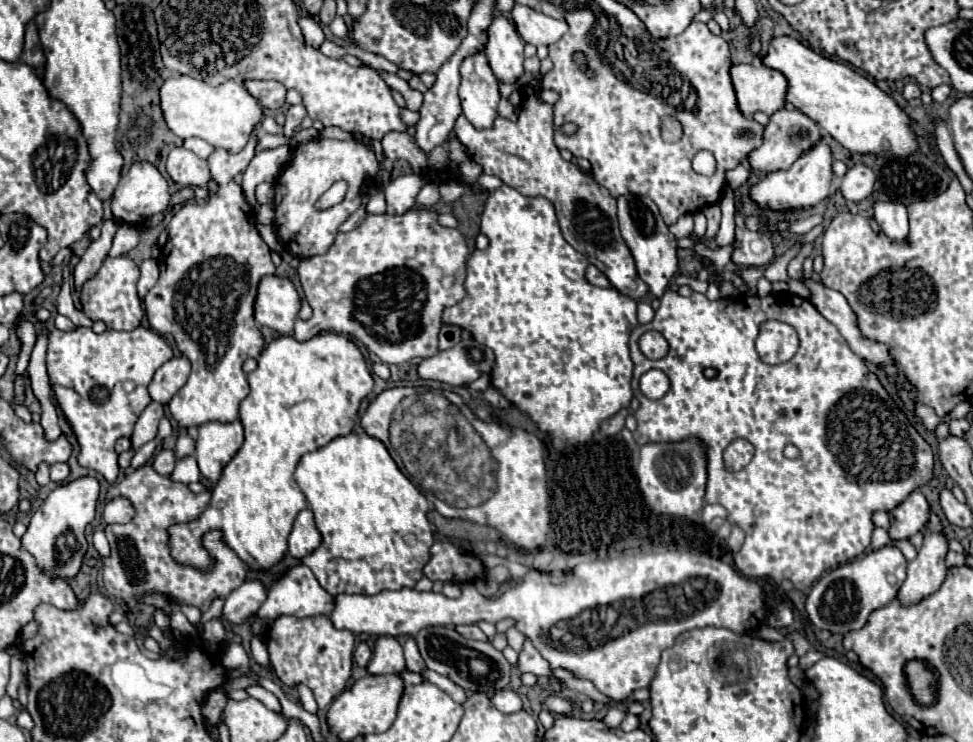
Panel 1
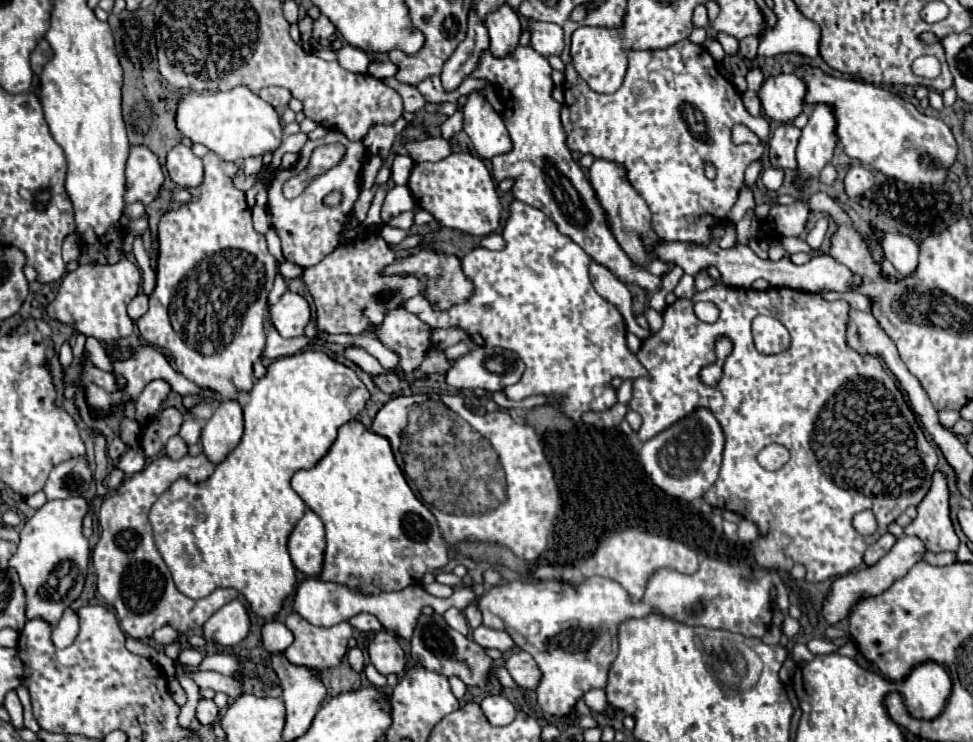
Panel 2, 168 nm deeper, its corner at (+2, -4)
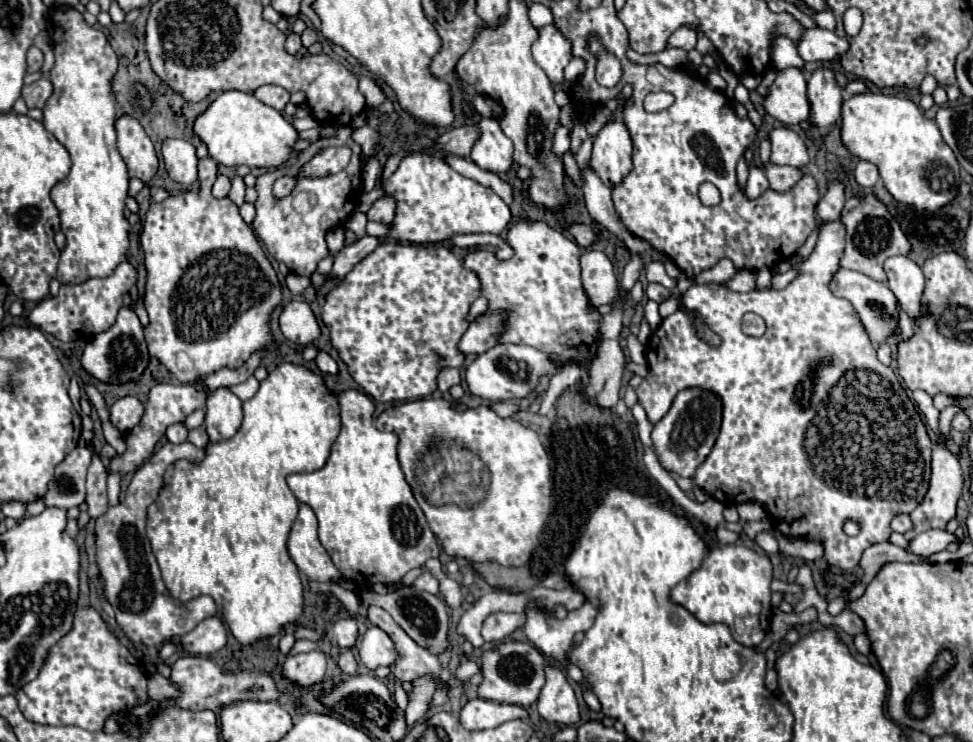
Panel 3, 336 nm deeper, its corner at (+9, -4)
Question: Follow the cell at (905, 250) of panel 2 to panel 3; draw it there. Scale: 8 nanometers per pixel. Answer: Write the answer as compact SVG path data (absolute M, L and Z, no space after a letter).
M894 256L884 262L888 274L888 288L896 294L902 310L908 314L912 324L916 324L922 312L922 292L924 292L924 274L918 264L904 256Z

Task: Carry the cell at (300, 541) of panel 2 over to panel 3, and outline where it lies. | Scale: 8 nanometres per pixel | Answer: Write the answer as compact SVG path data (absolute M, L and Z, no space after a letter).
M300 504L298 518L290 530L288 552L294 564L310 580L338 580L342 574L318 540L318 520L310 506Z

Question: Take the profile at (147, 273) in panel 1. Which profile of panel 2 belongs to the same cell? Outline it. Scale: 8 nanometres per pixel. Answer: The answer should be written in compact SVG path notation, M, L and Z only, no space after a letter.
M139 292L139 294L131 300L131 304L127 306L127 312L129 312L129 316L131 316L133 320L139 320L139 318L147 312L147 294L145 294L145 292Z

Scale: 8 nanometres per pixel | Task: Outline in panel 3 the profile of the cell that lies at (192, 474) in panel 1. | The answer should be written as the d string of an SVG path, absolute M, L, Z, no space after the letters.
M198 426L196 430L192 430L192 432L188 434L188 440L190 440L194 446L198 446L198 448L204 448L204 446L208 444L208 434L206 434L204 426Z

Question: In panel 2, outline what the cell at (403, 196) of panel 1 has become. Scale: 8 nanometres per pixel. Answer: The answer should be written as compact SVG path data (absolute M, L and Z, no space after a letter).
M393 186L385 196L385 202L381 208L381 218L383 218L383 222L389 222L391 218L399 216L401 212L411 210L413 206L415 206L415 198L413 198L411 190L407 186Z

